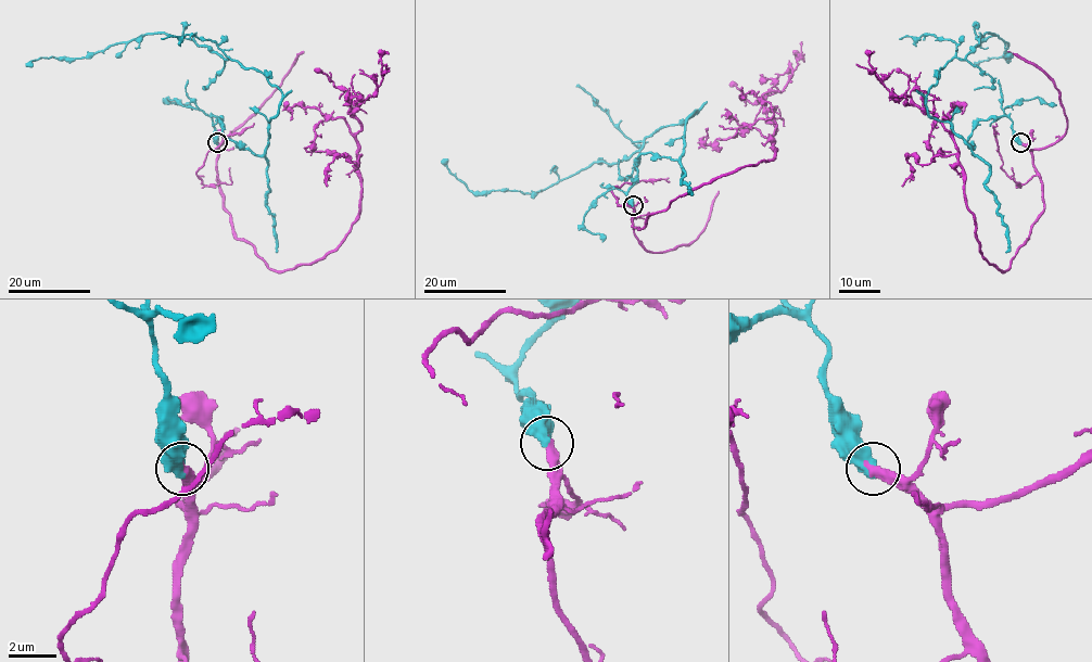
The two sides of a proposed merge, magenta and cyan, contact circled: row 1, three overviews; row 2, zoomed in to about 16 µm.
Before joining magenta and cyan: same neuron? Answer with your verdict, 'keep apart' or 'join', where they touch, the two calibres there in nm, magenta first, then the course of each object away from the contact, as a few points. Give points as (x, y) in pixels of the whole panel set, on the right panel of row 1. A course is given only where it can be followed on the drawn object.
keep apart; at (1020, 142); 440 nm thick on the magenta side, 600 nm on the other; magenta runs (1020, 142), (1039, 175), (1044, 211), (1001, 270), (980, 252), (952, 136), (931, 113), (892, 94), (870, 53); cyan runs (1020, 142), (990, 116), (974, 155), (928, 115), (941, 68), (987, 33), (1008, 43), (973, 66)

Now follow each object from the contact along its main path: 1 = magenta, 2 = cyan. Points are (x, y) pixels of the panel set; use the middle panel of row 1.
1: (633, 205), (639, 229), (674, 200), (771, 161), (776, 126), (763, 96), (782, 91), (804, 55)
2: (633, 205), (637, 157), (678, 160), (698, 113), (534, 193), (471, 192), (444, 158)

